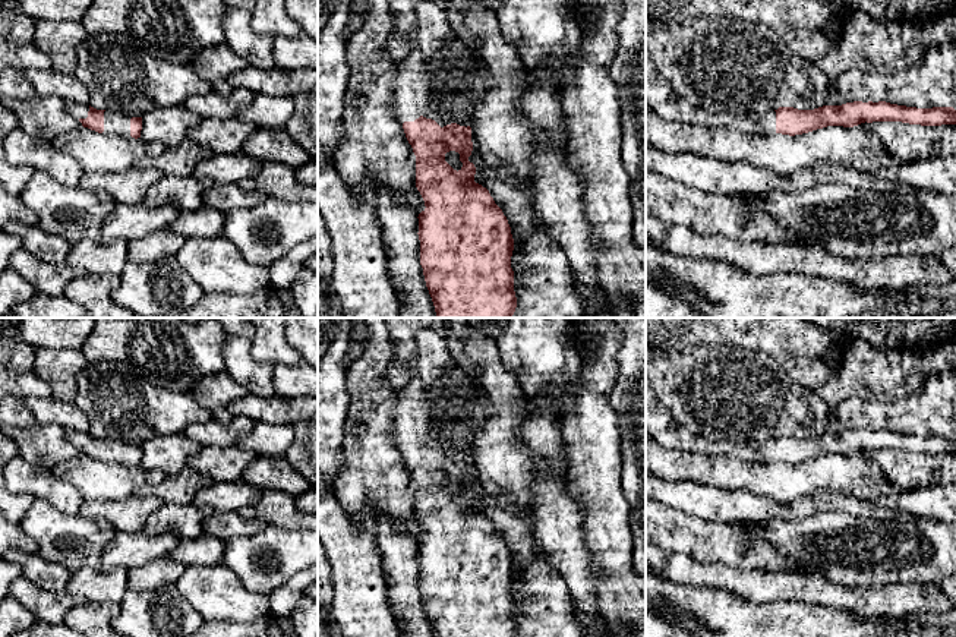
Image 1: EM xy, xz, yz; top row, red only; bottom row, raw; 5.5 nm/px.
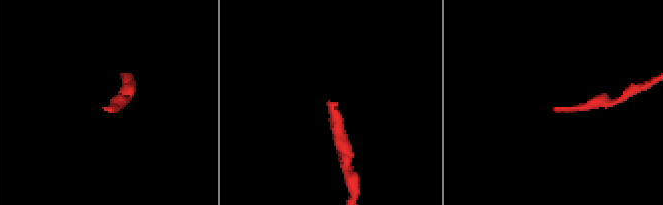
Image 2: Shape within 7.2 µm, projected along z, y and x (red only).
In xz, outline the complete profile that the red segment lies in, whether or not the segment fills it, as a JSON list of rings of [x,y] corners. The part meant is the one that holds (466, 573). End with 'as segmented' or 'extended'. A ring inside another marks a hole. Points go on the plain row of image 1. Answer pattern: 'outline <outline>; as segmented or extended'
outline [[[419,331],[413,360],[417,378],[394,392],[395,441],[416,483],[416,515],[426,534],[417,545],[420,593],[435,637],[515,637],[511,555],[489,518],[474,510],[476,495],[468,489],[473,479],[471,455],[457,452],[436,436],[438,423],[429,413],[433,397],[426,390],[444,375],[451,360],[442,334]],[[449,479],[460,482],[463,495],[458,499],[445,489]]]; extended

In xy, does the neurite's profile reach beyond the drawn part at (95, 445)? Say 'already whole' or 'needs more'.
needs more

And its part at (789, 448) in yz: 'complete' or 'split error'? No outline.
split error

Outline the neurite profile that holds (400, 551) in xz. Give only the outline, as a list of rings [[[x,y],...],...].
[[[384,515],[373,520],[373,527],[386,574],[388,600],[392,612],[400,616],[398,625],[403,637],[435,637],[420,593],[419,546],[416,540],[401,532],[394,520]]]

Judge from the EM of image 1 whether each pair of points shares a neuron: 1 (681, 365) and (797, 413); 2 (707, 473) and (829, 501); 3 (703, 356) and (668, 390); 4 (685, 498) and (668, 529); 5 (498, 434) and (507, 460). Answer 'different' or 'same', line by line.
1: same
2: different
3: same
4: different
5: same

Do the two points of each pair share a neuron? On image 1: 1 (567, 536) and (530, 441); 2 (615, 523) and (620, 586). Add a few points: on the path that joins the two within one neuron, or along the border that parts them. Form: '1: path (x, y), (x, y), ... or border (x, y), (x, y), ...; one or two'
1: path (558, 513), (554, 497), (543, 485), (542, 464); one
2: path (615, 539), (617, 570); one

